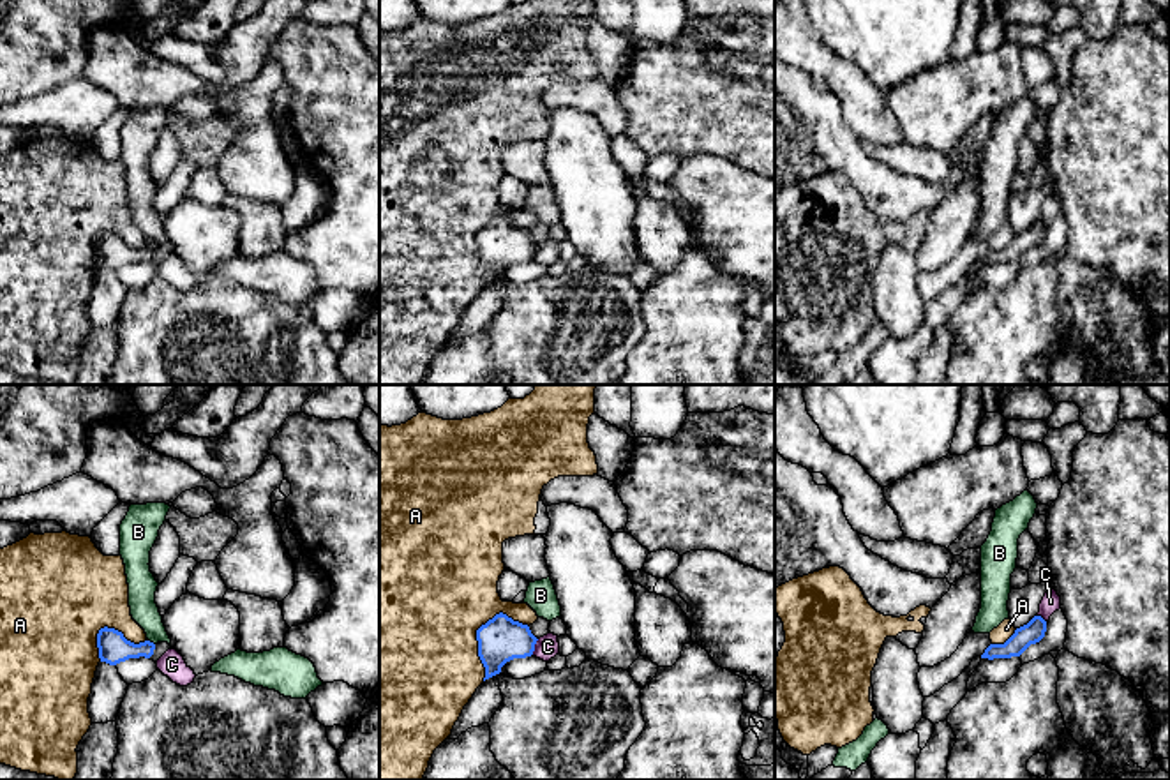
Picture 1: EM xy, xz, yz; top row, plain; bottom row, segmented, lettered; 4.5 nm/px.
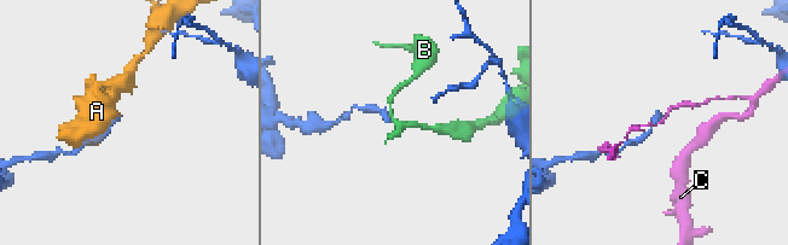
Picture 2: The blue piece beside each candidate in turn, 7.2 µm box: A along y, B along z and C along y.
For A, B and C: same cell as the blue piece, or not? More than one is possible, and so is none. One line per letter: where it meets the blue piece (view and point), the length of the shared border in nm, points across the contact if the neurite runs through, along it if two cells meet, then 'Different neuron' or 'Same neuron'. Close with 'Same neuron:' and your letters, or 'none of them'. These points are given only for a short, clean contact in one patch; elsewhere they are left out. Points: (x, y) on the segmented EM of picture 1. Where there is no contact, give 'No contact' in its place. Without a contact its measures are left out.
A: Touches blue at xz (477, 630). Shared border 340 nm. Different neuron
B: Touches blue at xy (152, 643). Shared border 40 nm. Boundary: xy (149, 639), (154, 644). Different neuron
C: Touches blue at xz (533, 646). Shared border 80 nm. Different neuron
Same neuron: none of them

